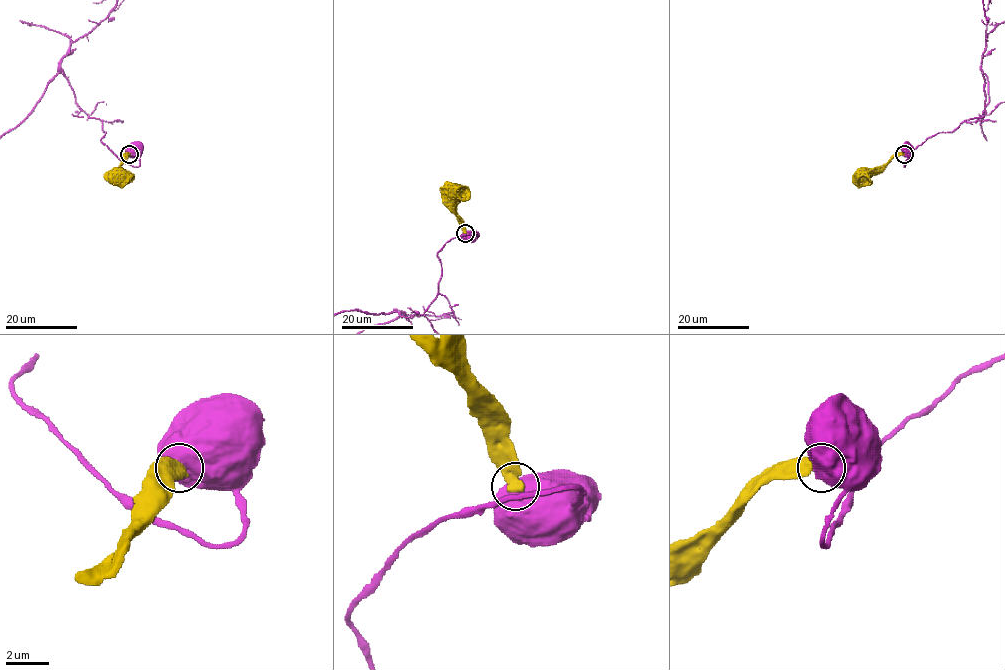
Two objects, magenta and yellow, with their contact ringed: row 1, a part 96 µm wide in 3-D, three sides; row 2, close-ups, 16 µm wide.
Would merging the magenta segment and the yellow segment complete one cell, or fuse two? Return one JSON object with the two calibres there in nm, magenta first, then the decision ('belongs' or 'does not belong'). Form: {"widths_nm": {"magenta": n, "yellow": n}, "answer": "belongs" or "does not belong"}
{"widths_nm": {"magenta": 1050, "yellow": 550}, "answer": "does not belong"}

